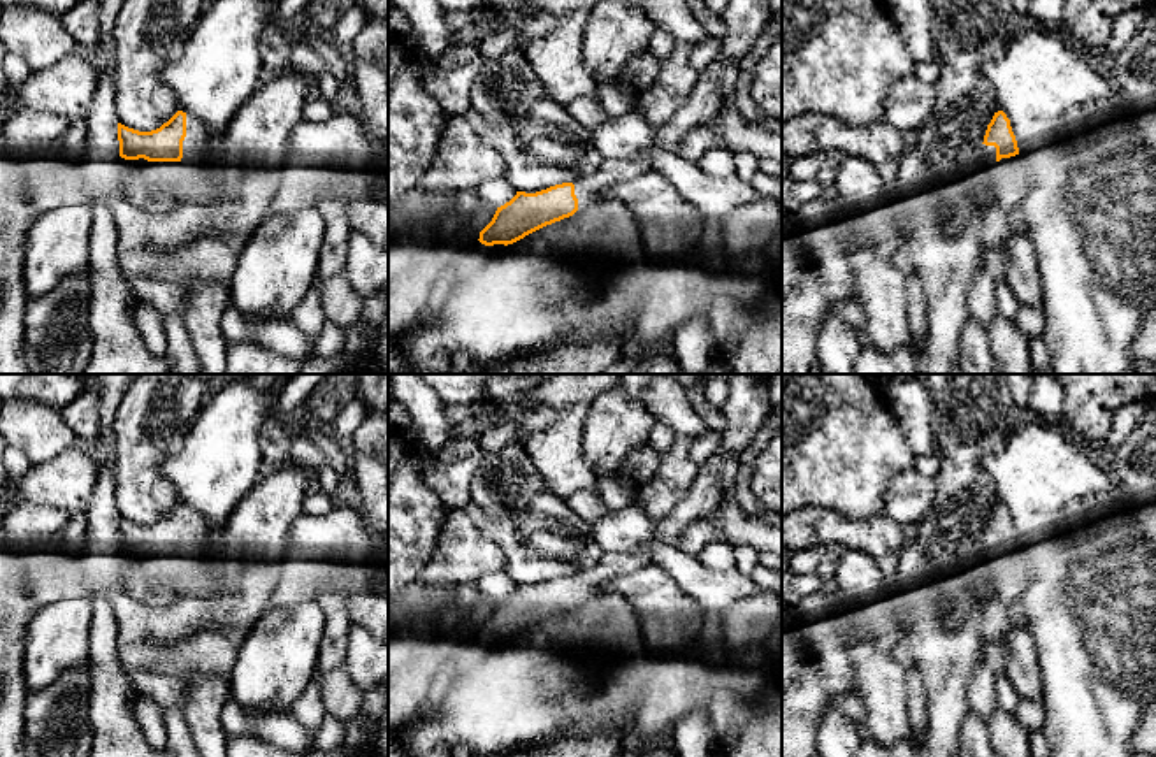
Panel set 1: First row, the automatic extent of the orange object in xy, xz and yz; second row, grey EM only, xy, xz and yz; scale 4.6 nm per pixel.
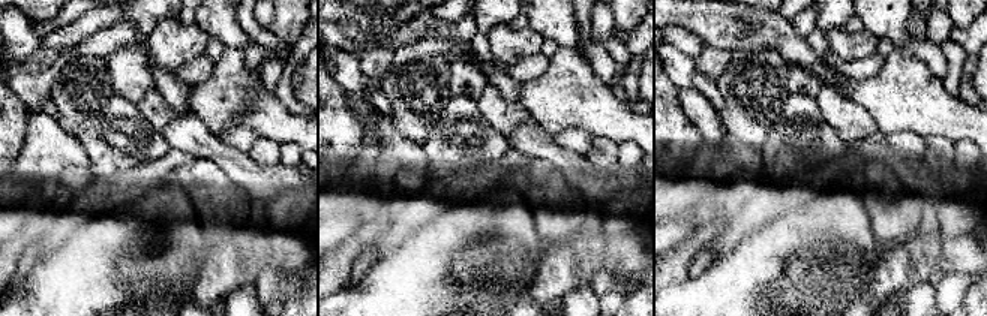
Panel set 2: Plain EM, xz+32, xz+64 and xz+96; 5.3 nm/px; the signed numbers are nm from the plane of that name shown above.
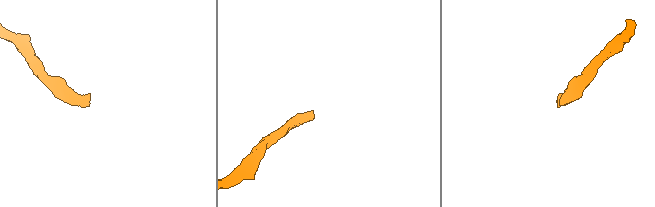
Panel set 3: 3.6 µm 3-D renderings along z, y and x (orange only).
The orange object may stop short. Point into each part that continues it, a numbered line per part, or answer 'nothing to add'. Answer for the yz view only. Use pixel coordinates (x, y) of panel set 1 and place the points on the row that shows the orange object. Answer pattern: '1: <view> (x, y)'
1: yz (988, 153)

